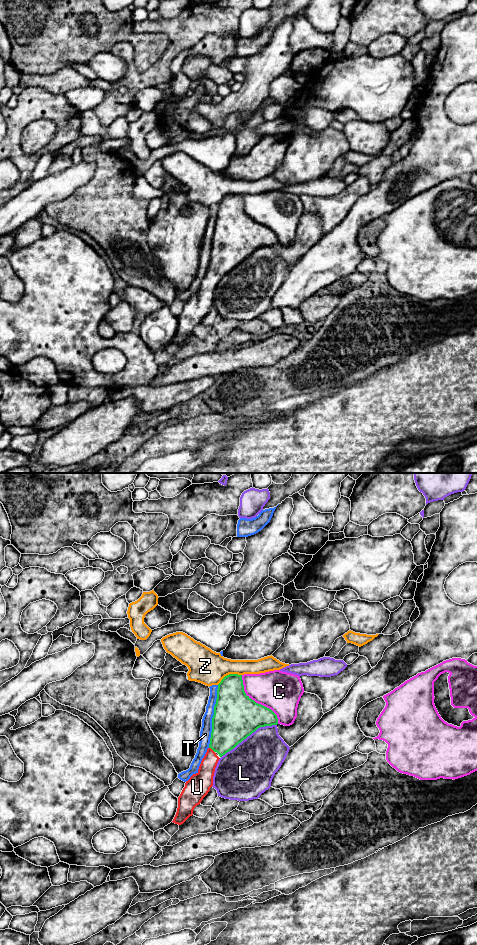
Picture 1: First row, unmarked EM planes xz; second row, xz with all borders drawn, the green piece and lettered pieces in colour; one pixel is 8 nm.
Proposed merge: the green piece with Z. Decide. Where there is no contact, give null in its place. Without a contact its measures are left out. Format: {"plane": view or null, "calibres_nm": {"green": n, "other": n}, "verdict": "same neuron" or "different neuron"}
{"plane": "xz", "calibres_nm": {"green": 280, "other": 280}, "verdict": "different neuron"}

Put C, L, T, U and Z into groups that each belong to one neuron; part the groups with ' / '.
C / L / T / U / Z

